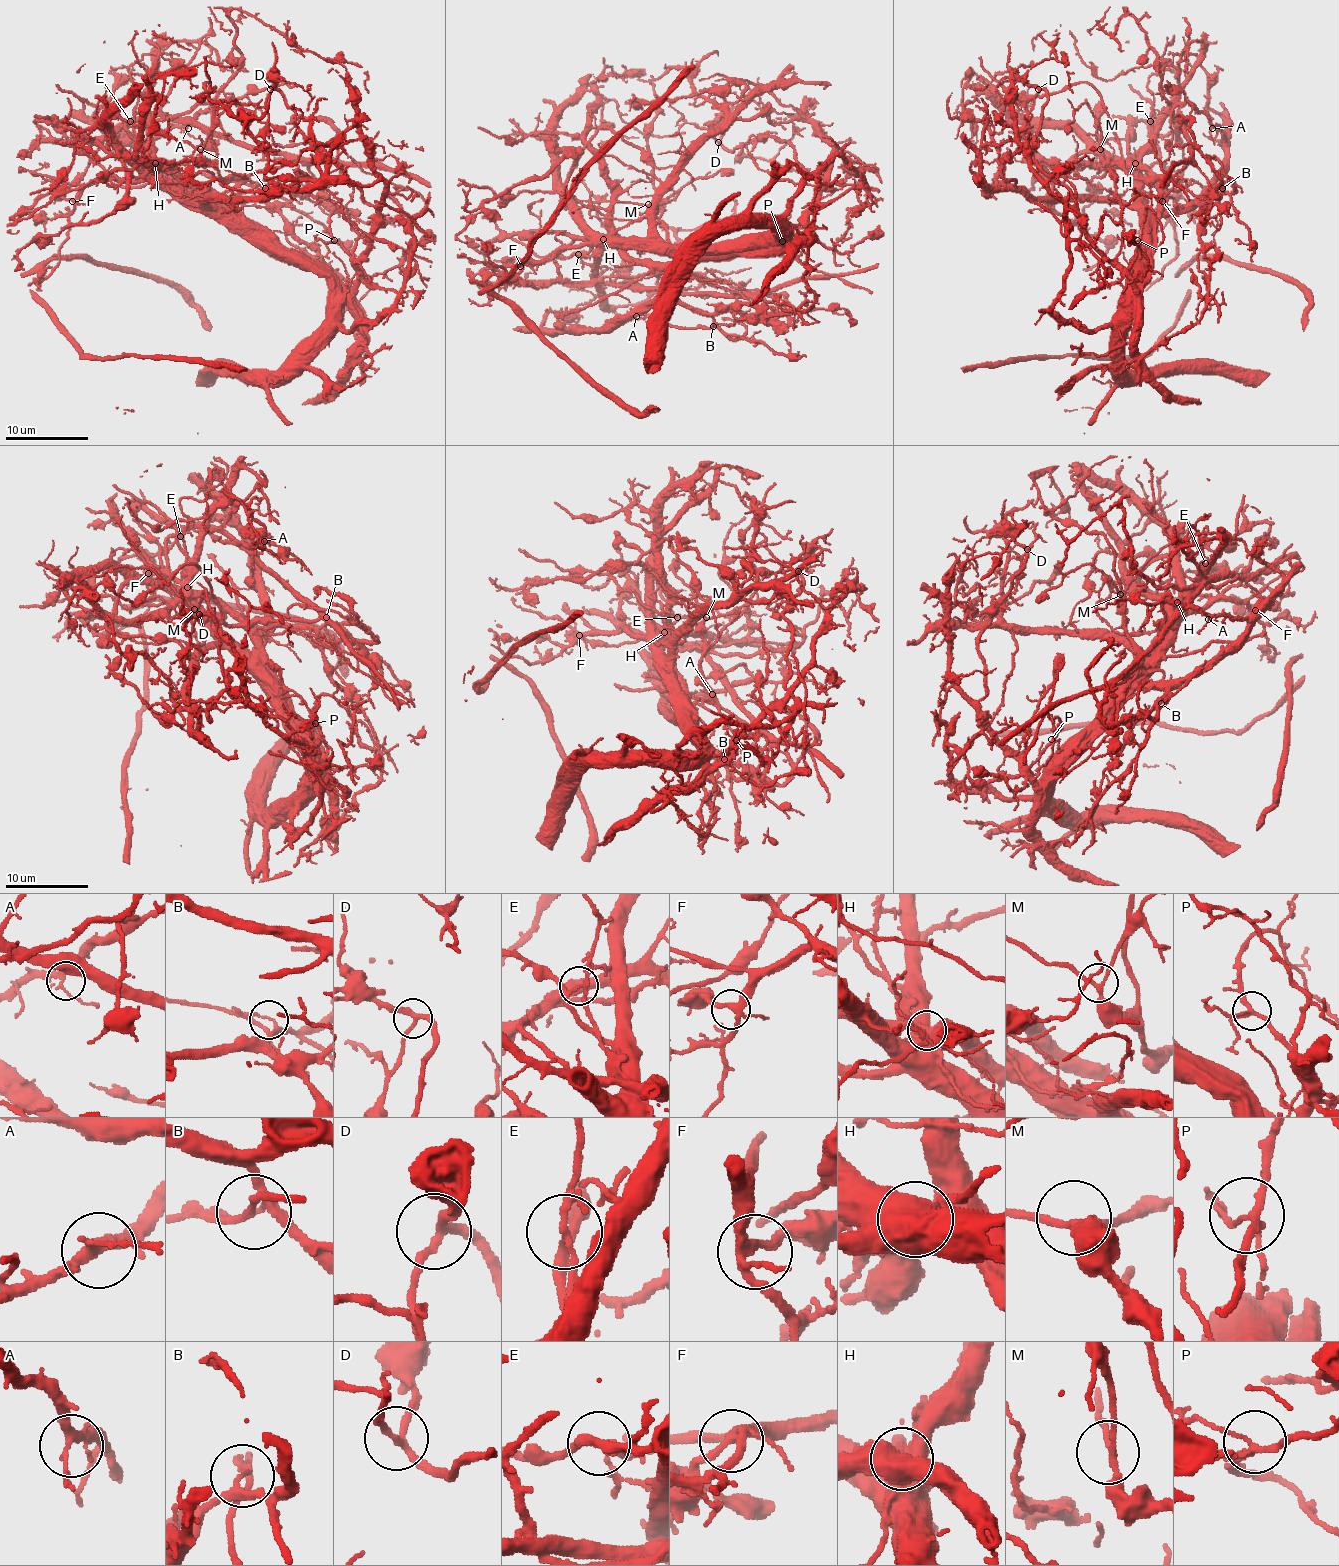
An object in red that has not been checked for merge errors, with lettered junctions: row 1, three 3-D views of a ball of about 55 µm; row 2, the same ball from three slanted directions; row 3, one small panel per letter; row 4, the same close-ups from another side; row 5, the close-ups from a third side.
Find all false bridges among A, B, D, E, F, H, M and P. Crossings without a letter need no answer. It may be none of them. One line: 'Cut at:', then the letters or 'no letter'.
Cut at: B, E, H

